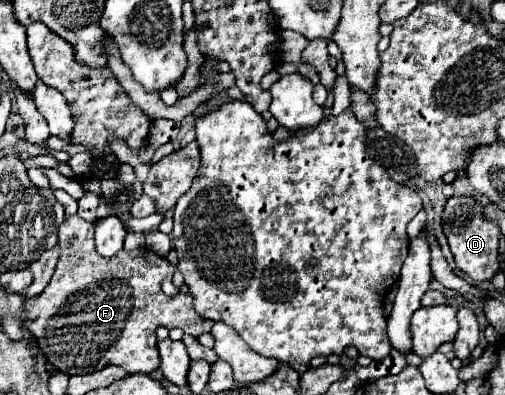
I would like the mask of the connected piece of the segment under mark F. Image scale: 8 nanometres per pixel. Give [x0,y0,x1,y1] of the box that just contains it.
[24,215,214,375]

